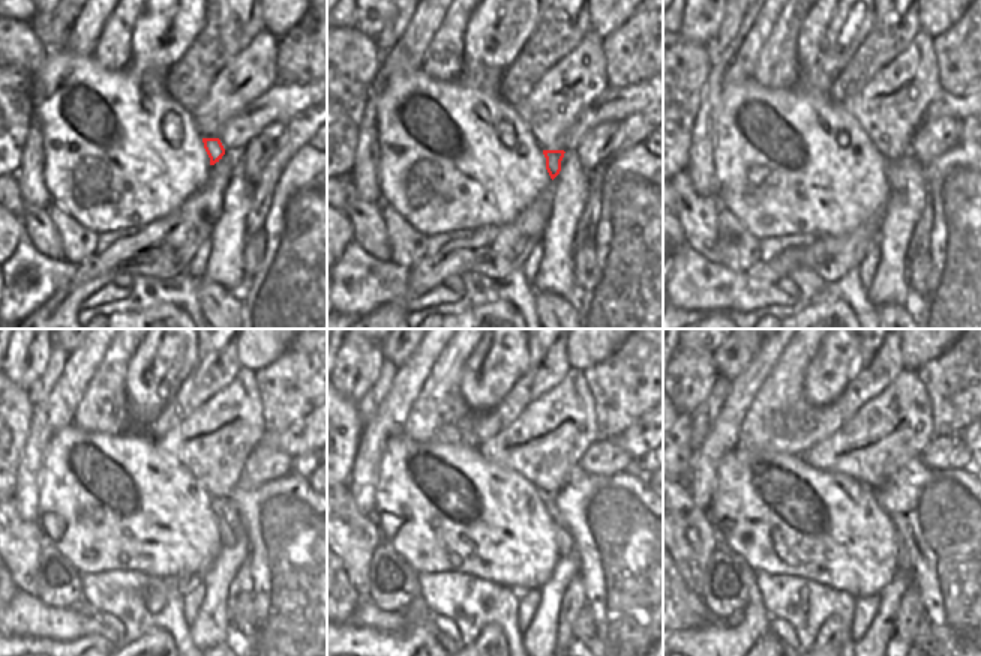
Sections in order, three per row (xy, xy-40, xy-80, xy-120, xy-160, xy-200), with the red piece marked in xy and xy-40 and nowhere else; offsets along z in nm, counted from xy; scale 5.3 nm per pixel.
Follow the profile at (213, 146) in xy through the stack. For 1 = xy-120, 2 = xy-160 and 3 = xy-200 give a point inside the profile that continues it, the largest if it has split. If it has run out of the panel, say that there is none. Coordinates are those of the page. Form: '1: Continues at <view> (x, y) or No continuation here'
1: Continues at xy-120 (227, 518)
2: Continues at xy-160 (563, 538)
3: Continues at xy-200 (902, 560).

